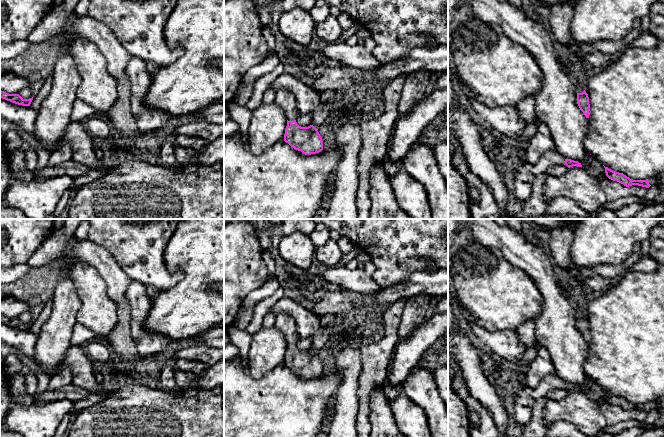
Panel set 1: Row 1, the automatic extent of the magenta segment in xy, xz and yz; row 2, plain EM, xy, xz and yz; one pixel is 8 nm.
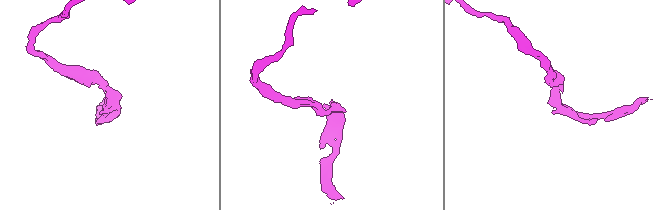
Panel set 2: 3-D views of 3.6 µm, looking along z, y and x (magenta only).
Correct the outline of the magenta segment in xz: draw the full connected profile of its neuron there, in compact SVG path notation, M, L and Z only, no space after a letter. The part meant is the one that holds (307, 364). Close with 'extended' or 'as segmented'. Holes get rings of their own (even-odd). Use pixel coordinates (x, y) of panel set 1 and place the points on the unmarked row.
M284 313L276 315L274 327L284 334L287 342L284 365L305 379L321 376L323 365L318 353L313 349L301 351L296 346L300 336L293 317Z | extended

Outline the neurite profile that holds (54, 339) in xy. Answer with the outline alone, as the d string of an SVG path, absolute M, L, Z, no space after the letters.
M71 256L64 259L64 264L59 272L56 287L53 293L52 313L49 319L43 324L35 346L34 359L39 370L50 377L56 374L56 369L65 359L67 350L71 346L71 336L74 326L77 323L77 313L81 307L74 282L70 276L70 269L74 260Z

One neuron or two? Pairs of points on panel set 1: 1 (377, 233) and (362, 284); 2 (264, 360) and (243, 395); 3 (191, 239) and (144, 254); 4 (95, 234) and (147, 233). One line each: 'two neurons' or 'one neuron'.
1: two neurons
2: two neurons
3: two neurons
4: one neuron

